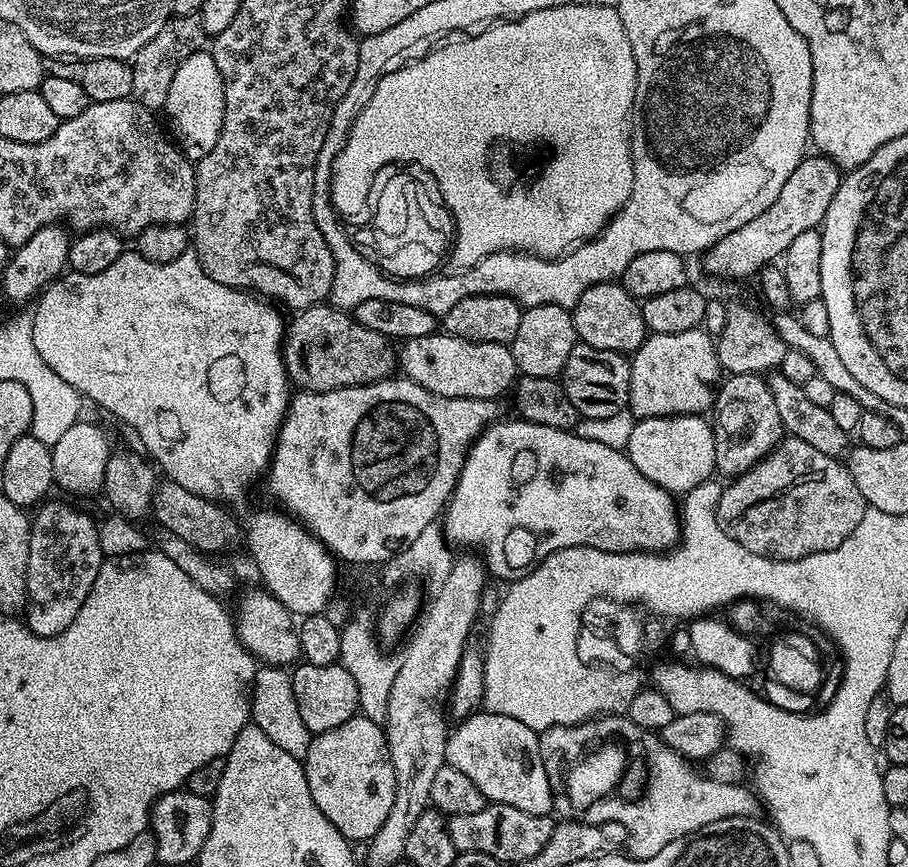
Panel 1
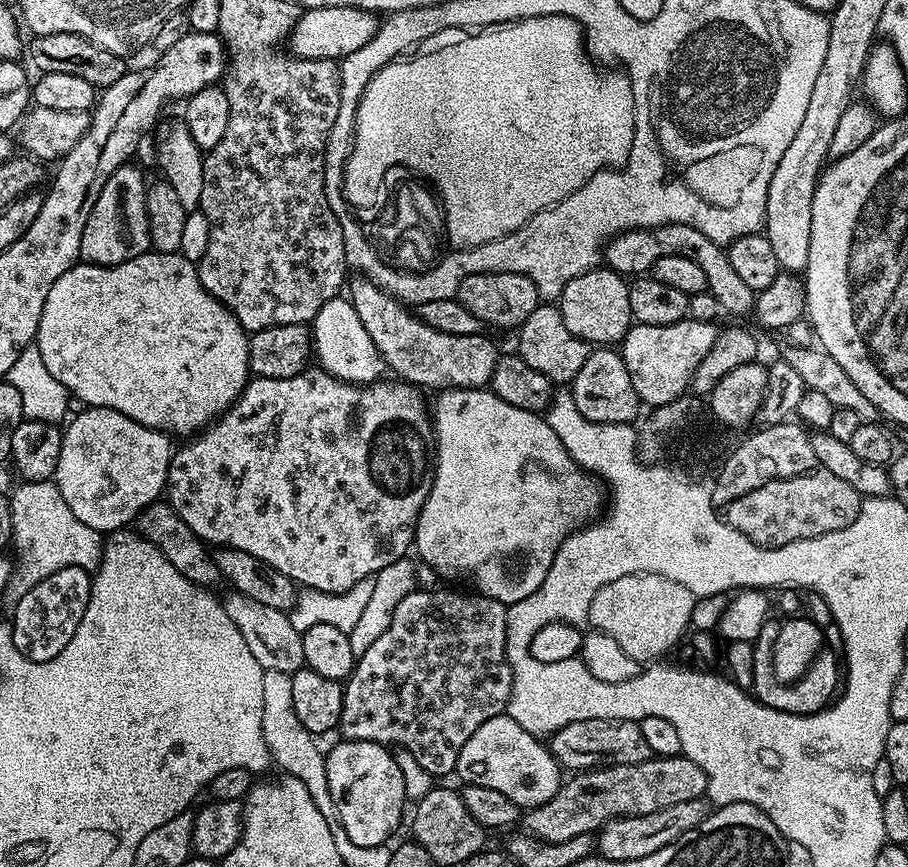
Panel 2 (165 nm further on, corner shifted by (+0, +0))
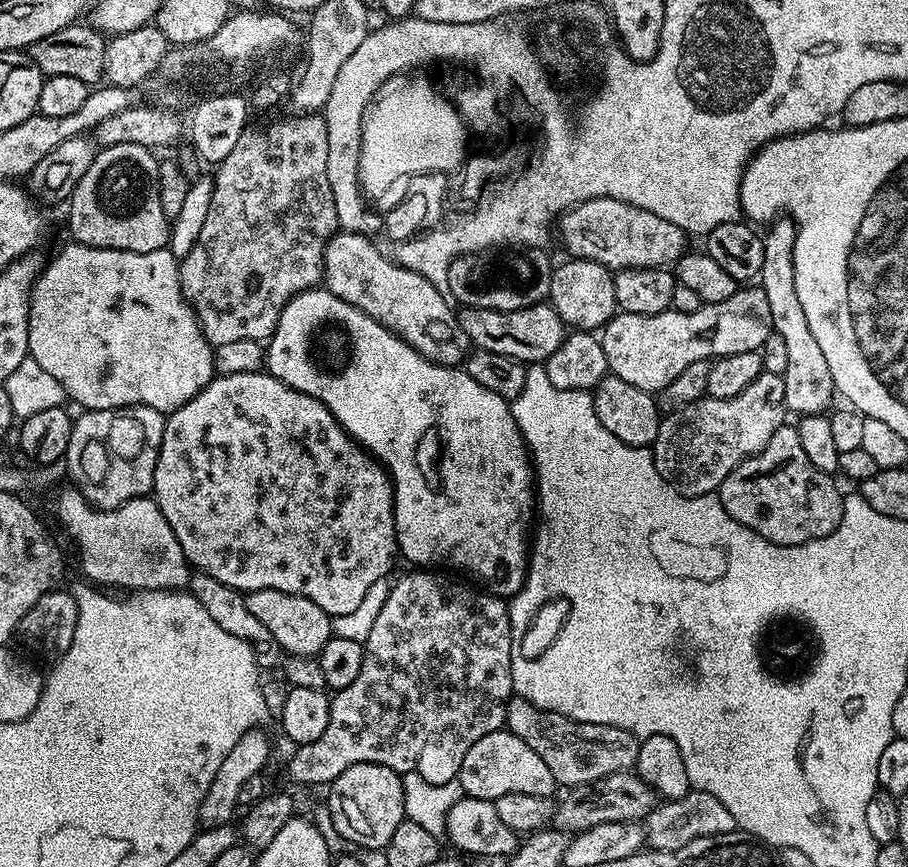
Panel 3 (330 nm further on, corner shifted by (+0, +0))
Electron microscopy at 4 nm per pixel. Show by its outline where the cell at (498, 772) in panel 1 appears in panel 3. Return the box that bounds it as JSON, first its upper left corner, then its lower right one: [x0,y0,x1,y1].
[460,730,558,801]

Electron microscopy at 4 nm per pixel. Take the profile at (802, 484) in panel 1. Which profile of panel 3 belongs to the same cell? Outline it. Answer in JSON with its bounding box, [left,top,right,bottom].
[718,426,844,546]

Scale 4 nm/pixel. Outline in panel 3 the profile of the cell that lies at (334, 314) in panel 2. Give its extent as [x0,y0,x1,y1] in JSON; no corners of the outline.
[266,286,538,598]

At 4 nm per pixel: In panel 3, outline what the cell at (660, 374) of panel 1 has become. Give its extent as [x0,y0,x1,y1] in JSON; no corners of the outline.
[599,286,772,394]

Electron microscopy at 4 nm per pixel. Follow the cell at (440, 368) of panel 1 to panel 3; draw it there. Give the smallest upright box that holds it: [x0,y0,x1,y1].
[323,230,470,365]

